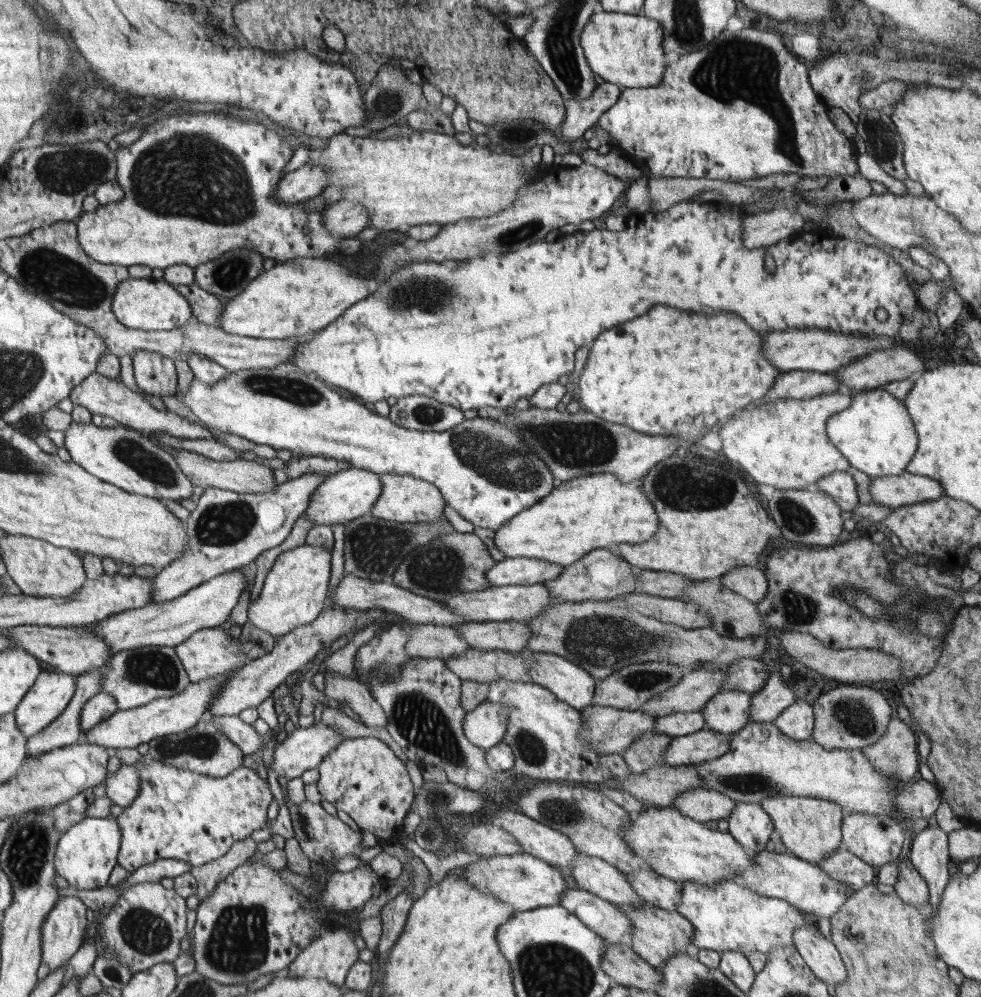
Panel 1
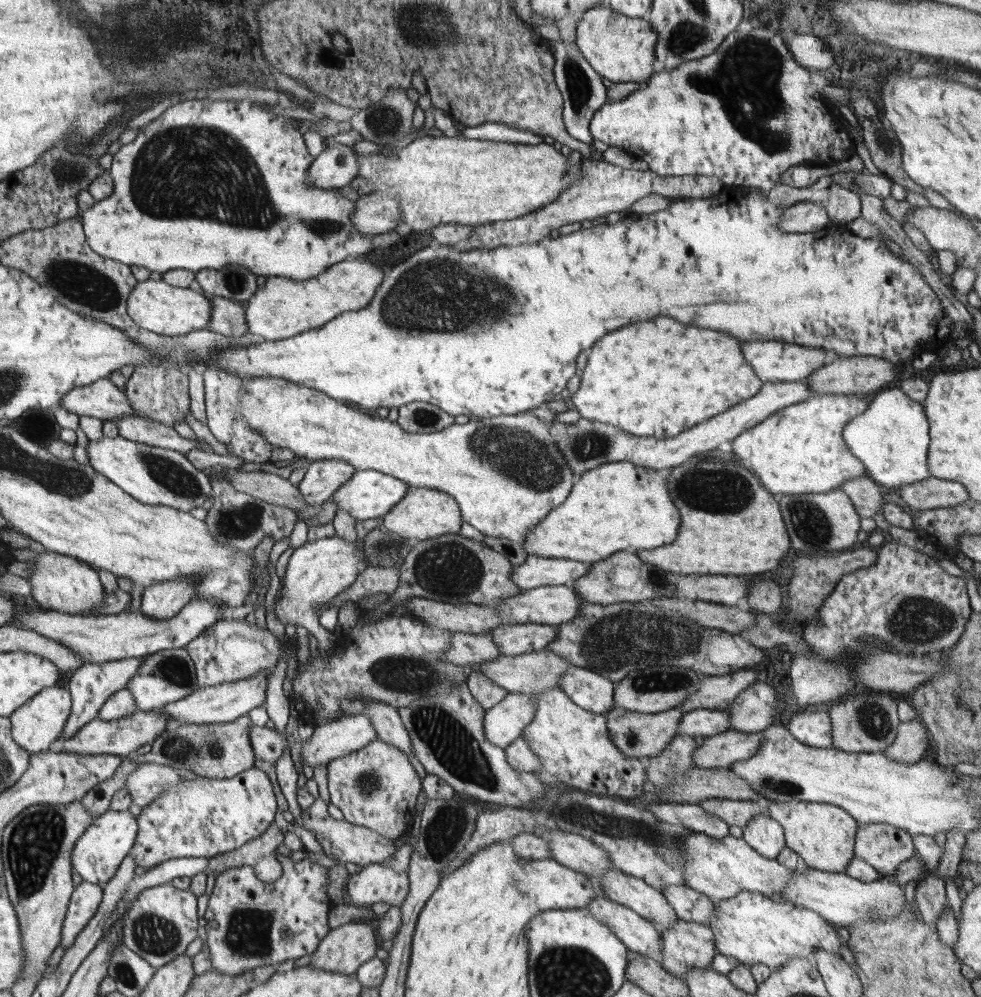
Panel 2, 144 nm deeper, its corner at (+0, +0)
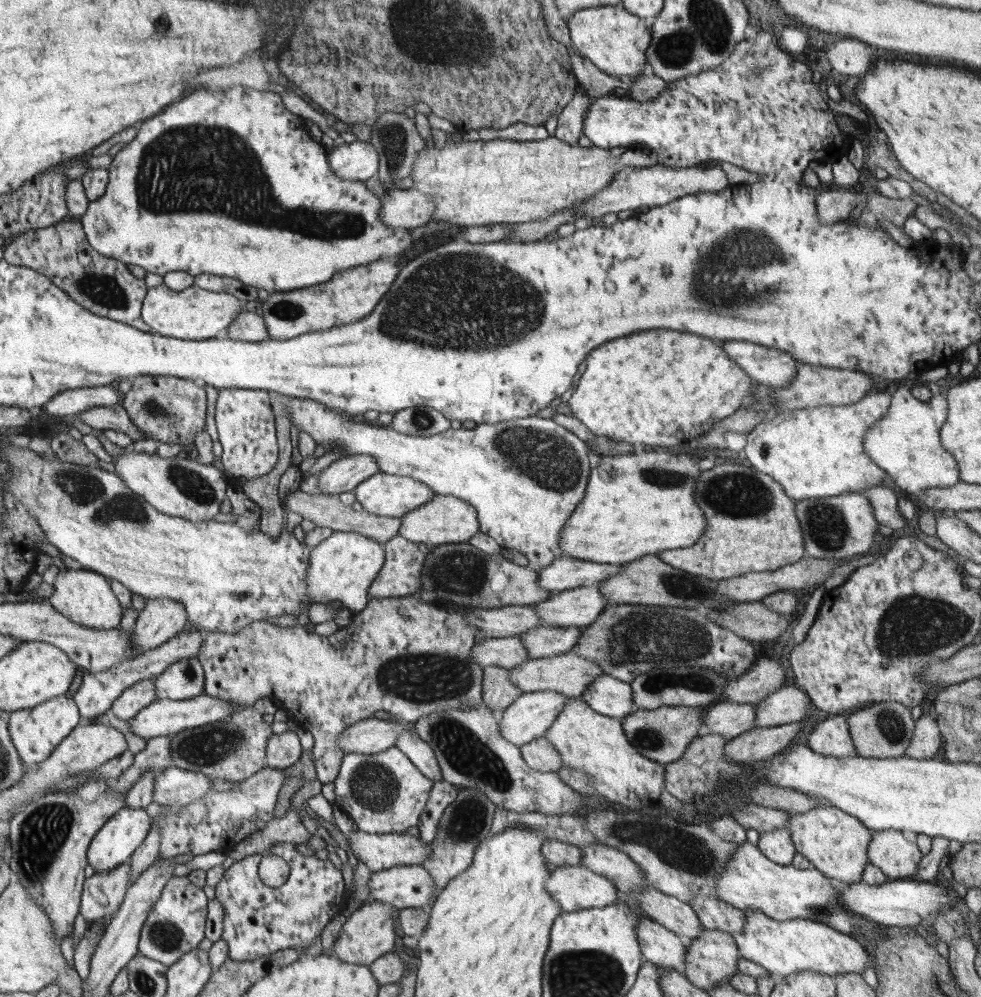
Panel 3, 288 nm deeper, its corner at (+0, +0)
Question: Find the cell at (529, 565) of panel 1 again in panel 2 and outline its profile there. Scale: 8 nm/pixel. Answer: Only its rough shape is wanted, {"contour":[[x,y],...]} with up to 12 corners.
{"contour":[[527,556],[511,580],[521,592],[573,586],[591,564]]}

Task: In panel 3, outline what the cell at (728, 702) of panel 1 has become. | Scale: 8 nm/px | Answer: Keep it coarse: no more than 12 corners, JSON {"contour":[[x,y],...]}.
{"contour":[[801,688],[755,704],[755,728],[799,724],[813,710]]}

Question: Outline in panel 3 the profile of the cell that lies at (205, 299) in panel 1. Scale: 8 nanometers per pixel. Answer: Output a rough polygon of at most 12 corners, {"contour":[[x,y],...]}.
{"contour":[[257,308],[243,310],[227,328],[235,342],[269,340]]}

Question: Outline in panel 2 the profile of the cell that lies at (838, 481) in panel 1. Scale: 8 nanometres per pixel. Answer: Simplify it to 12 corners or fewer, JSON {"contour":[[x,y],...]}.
{"contour":[[867,476],[837,490],[847,494],[861,520],[883,512],[883,490]]}

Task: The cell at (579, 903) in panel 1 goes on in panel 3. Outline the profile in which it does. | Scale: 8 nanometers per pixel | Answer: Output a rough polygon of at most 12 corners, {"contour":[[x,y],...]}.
{"contour":[[637,920],[643,962],[683,974],[687,940]]}

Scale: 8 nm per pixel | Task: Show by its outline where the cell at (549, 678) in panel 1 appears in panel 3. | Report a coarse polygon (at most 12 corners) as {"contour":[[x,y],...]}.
{"contour":[[597,676],[581,700],[607,718],[621,720],[637,706],[633,688]]}

